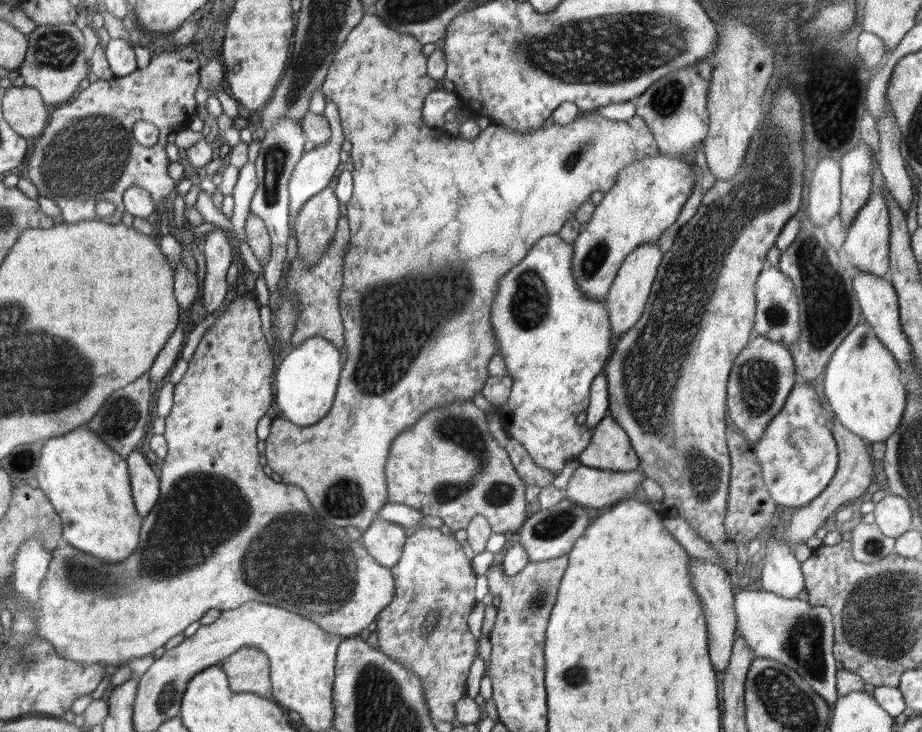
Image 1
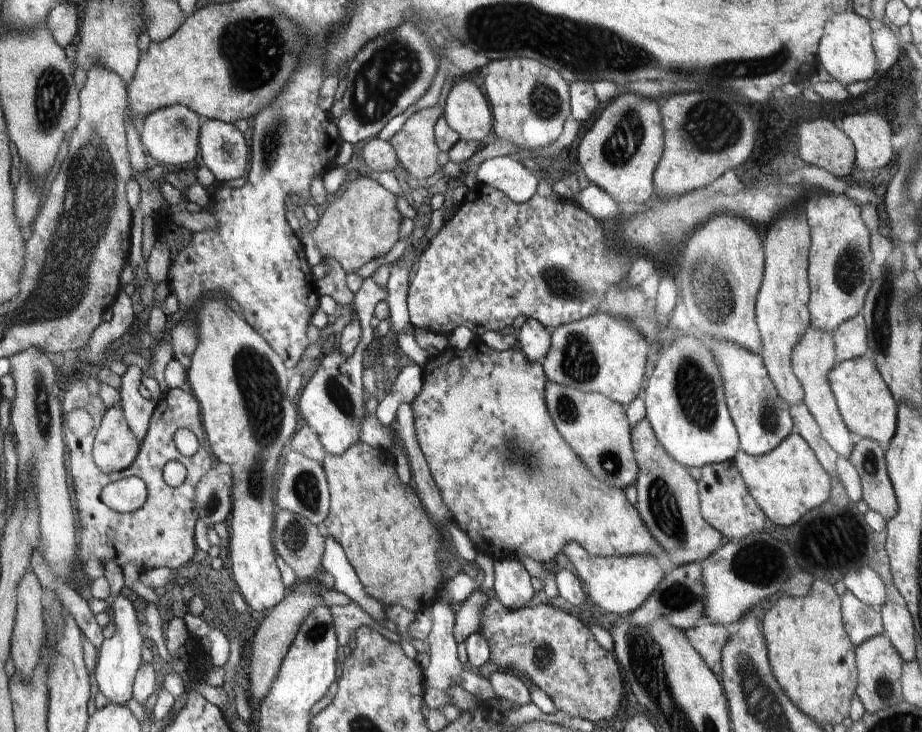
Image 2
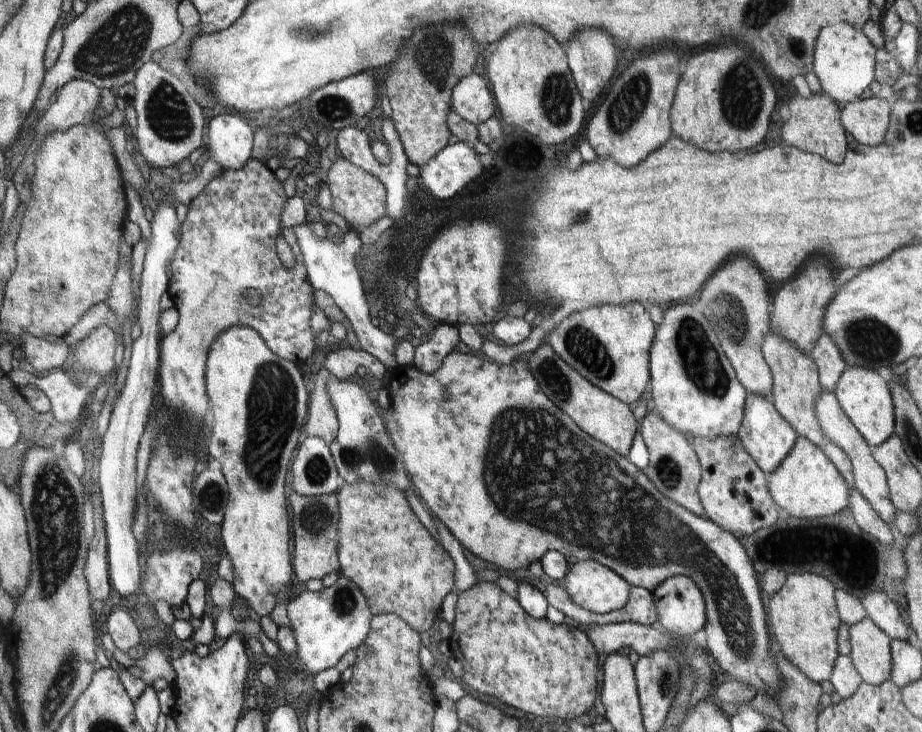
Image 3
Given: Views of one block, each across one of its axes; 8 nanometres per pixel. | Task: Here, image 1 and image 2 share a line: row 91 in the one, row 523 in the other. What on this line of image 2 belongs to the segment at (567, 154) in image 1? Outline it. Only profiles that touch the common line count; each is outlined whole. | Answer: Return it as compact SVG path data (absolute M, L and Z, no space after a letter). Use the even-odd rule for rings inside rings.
M356 443L342 456L326 454L322 460L330 491L329 513L322 524L326 536L332 536L344 549L348 562L354 568L368 596L372 596L384 608L402 606L410 612L420 612L439 598L442 570L438 562L440 534L428 520L416 491L398 479L395 458L390 450L374 448L369 444Z

